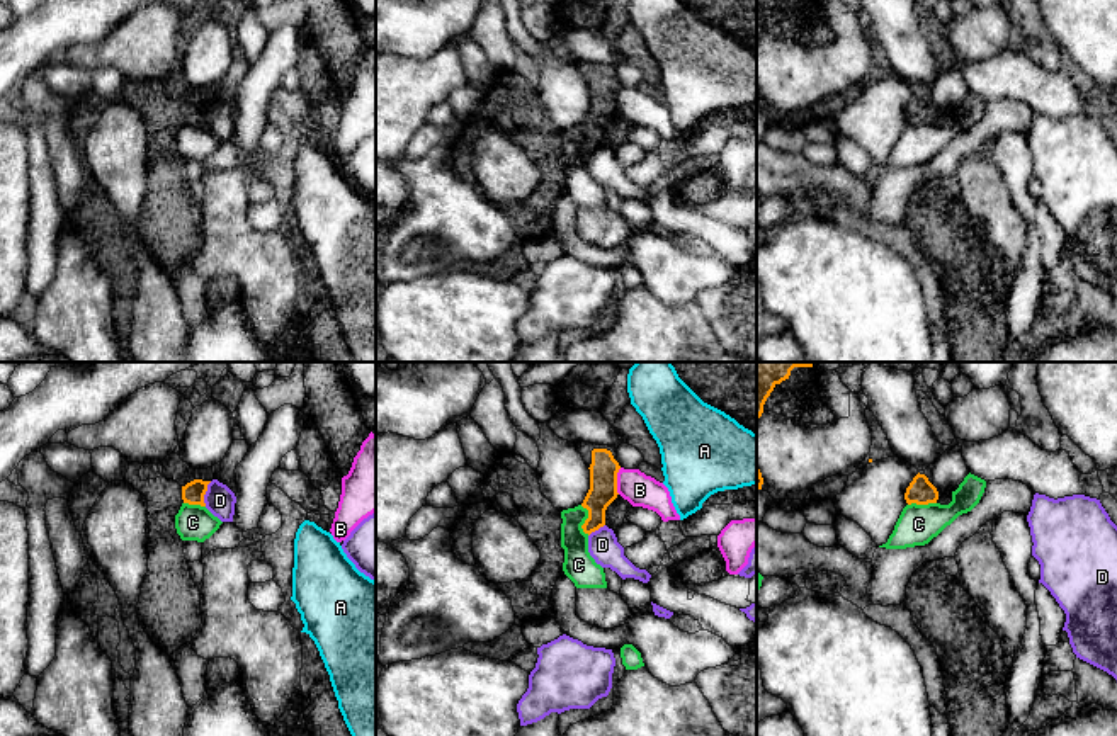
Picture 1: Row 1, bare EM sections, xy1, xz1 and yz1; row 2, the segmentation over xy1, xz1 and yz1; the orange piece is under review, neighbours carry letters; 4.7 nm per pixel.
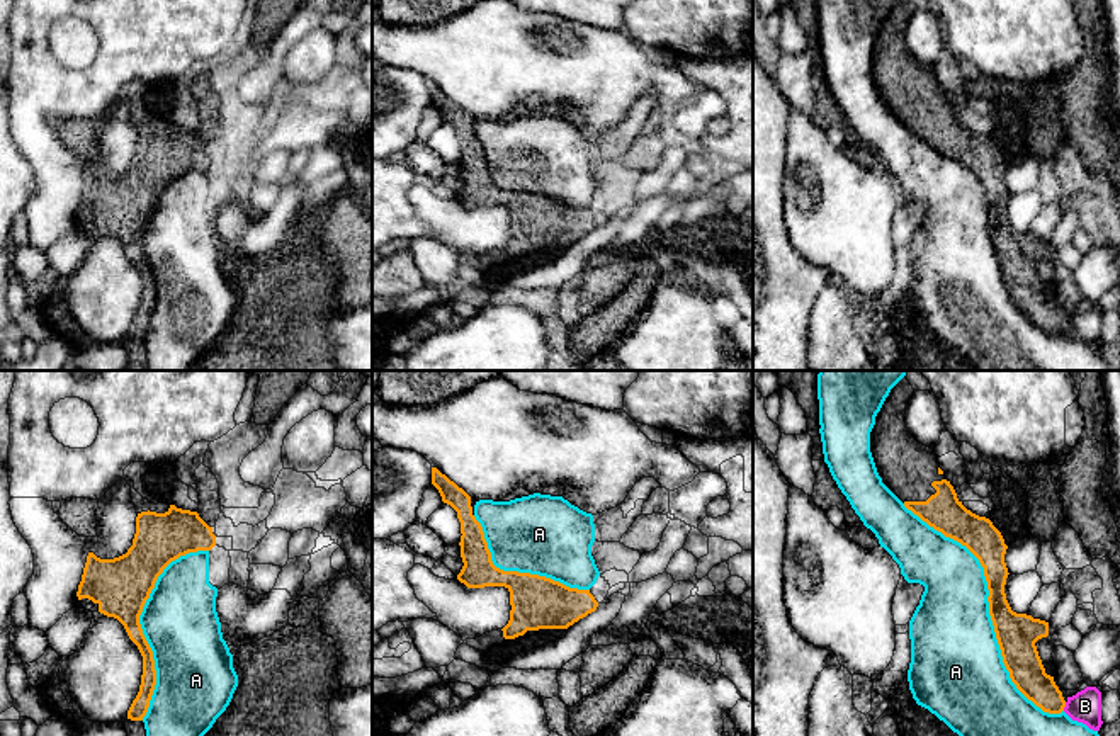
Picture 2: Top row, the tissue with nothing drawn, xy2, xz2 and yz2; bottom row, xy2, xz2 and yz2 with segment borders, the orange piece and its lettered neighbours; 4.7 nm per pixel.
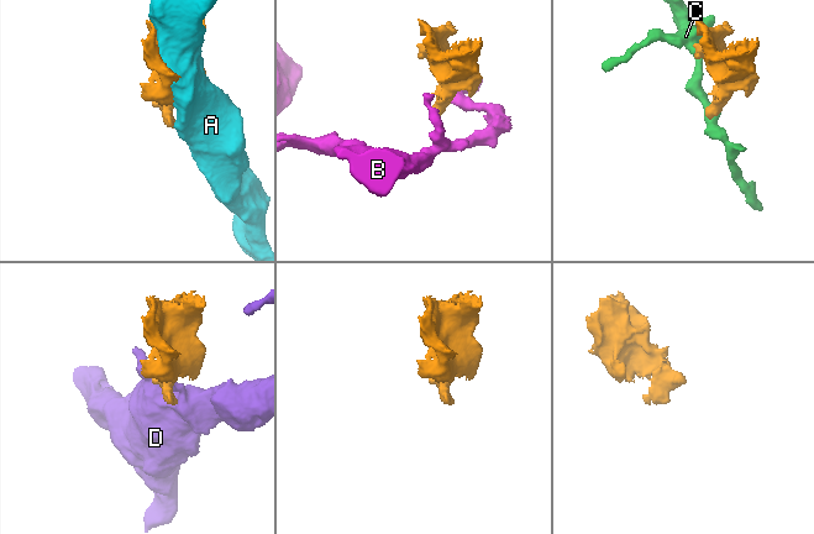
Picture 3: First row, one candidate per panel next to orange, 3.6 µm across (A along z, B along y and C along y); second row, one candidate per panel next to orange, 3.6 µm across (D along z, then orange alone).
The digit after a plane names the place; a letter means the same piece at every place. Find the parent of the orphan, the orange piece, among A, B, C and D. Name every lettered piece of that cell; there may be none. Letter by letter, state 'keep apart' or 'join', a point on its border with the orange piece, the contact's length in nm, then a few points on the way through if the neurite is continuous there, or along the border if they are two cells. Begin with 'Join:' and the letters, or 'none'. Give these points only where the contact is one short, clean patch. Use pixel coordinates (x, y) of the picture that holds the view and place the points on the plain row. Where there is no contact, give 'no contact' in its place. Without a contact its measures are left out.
Join: none
A: keep apart; contact yz2 (989, 226); length 1250 nm
B: keep apart; contact xz1 (616, 101); length 130 nm; border xz1 (621, 87), (618, 92), (618, 113)
C: keep apart; contact xz1 (585, 140); length 150 nm
D: keep apart; contact xy1 (204, 113); length 120 nm; border xy1 (211, 101), (204, 114), (204, 124)

